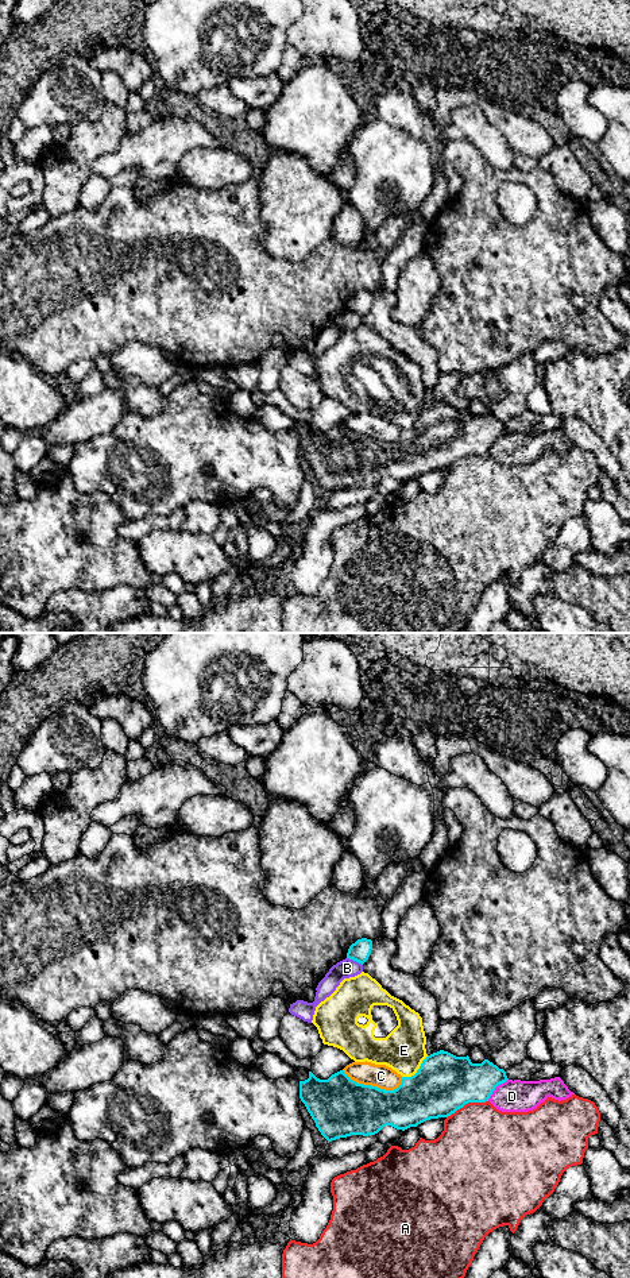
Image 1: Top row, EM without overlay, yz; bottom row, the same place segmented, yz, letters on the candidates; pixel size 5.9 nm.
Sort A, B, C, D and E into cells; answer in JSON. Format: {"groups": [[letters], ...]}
{"groups": [["A"], ["B"], ["C"], ["D"], ["E"]]}

